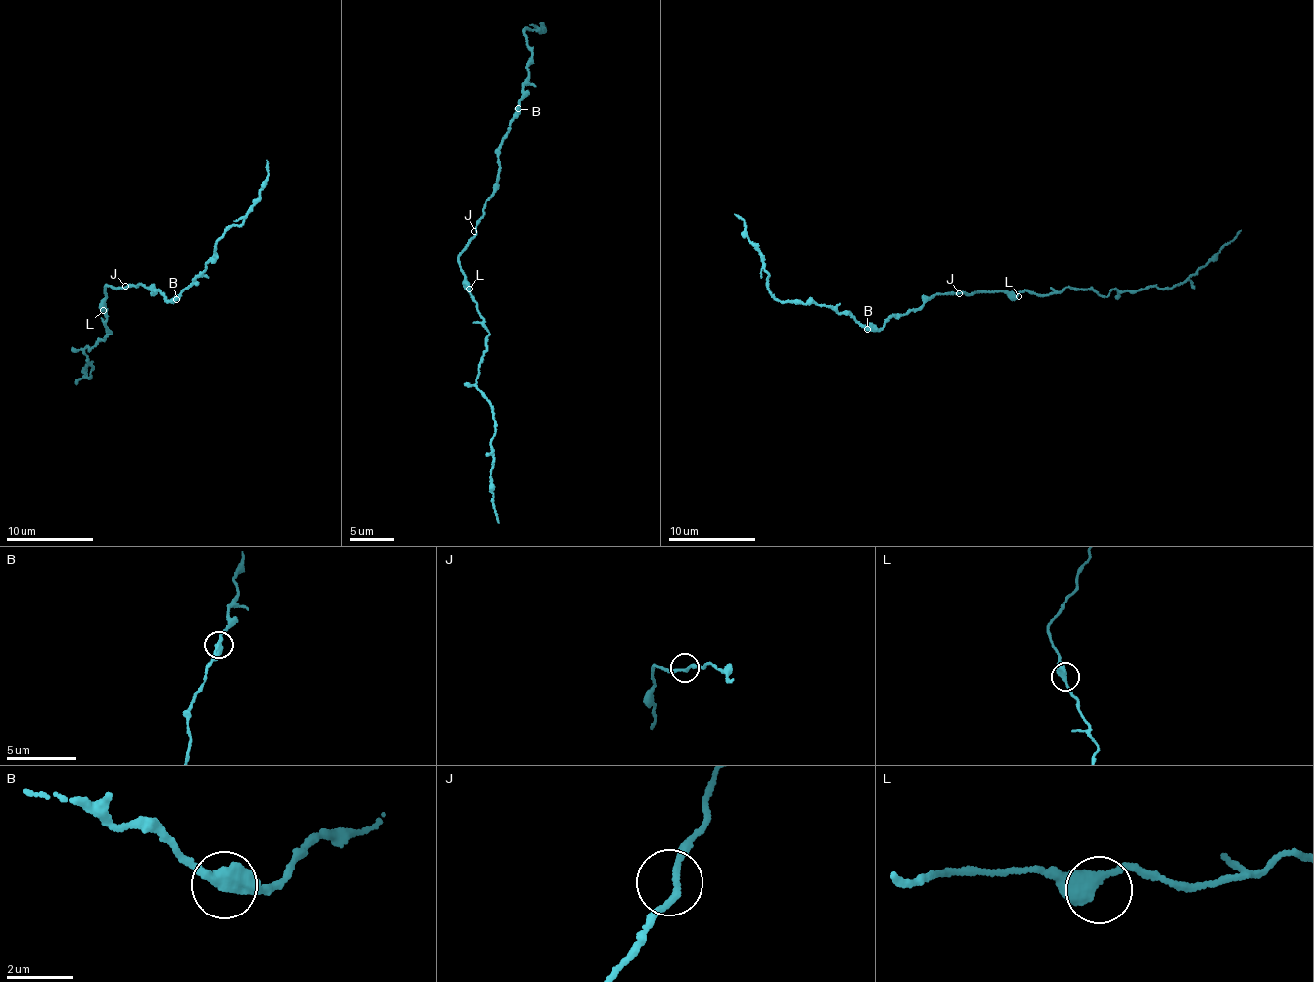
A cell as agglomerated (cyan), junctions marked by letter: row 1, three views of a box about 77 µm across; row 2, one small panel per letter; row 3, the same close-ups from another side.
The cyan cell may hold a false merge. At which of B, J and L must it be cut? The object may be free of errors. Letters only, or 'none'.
none

